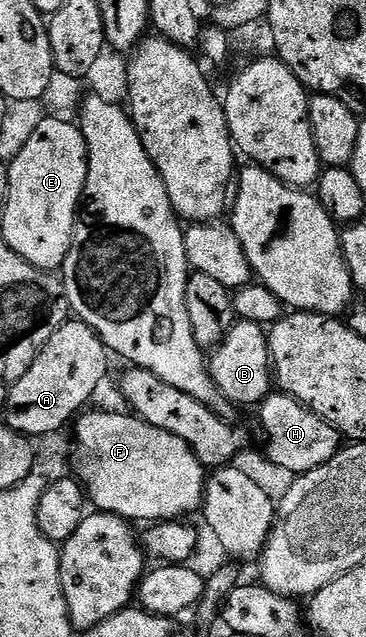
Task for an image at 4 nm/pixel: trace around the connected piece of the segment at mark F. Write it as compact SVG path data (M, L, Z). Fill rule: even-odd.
M127 411L87 412L75 421L76 440L74 436L70 444L70 468L95 511L109 512L129 522L179 521L187 512L201 511L206 469L180 438L158 430L158 426L150 426Z

